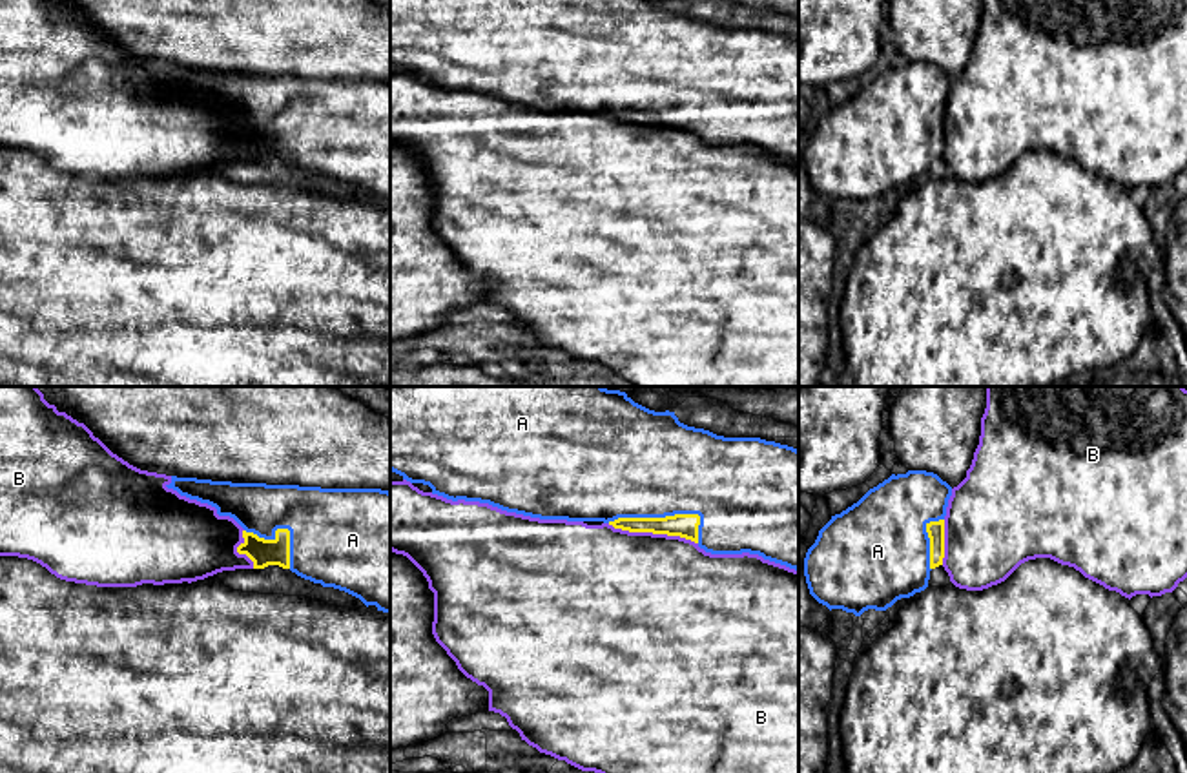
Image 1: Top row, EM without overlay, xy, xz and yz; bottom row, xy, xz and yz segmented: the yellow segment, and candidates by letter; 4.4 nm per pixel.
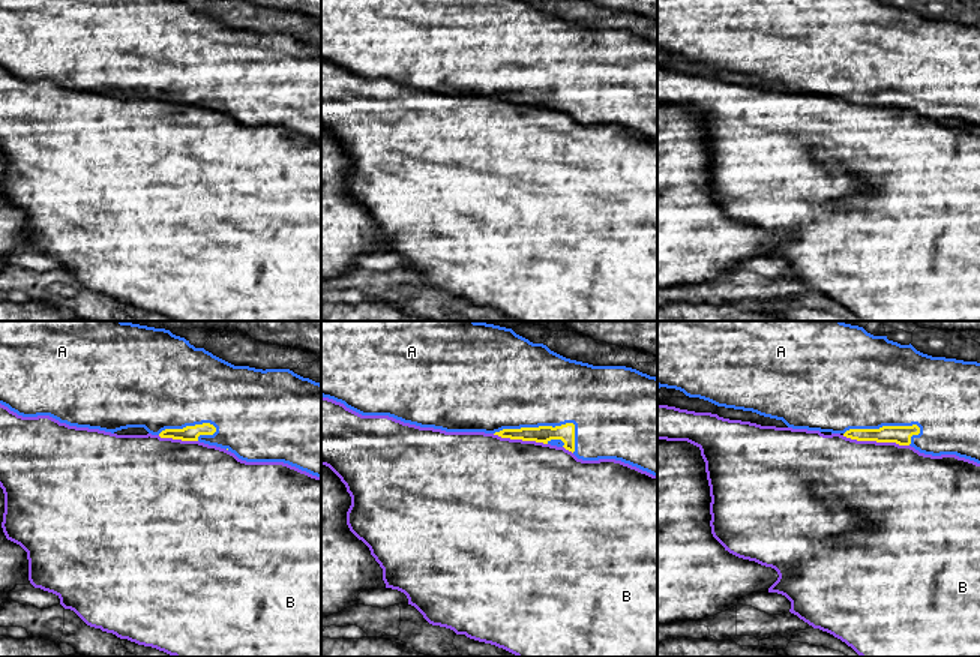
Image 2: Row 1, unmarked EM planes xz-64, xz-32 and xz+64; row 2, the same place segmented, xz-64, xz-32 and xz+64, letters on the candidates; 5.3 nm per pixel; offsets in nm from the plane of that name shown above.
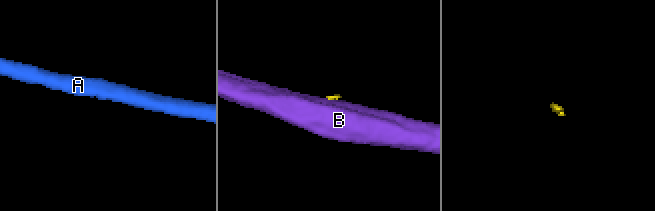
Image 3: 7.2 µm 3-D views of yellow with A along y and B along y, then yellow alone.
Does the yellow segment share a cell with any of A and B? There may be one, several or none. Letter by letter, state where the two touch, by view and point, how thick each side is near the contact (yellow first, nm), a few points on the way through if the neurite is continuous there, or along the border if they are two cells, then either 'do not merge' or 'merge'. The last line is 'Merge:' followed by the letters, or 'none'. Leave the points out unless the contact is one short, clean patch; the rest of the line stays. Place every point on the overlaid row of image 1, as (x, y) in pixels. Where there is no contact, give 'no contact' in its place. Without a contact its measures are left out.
A: xz (666, 516) | 110/480 nm | merge
B: xz (653, 533) | 110/500 nm | along xz (608, 524), (629, 531), (679, 535), (697, 544) | do not merge
Merge: A

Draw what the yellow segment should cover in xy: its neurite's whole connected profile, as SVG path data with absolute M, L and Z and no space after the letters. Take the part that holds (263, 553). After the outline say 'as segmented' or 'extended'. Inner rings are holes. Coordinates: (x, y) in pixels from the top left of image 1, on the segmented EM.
M171 476L168 489L208 503L219 516L233 518L244 531L237 547L253 562L253 569L279 565L297 576L334 587L359 598L366 607L390 613L390 492L381 489L321 489L299 485L232 483Z; extended

